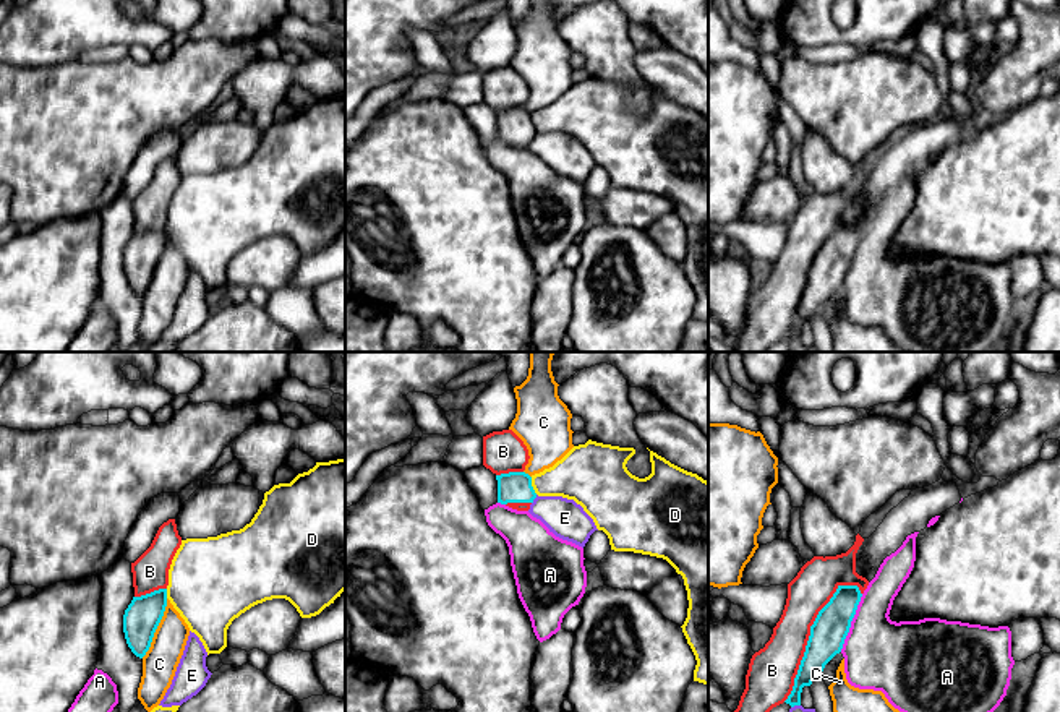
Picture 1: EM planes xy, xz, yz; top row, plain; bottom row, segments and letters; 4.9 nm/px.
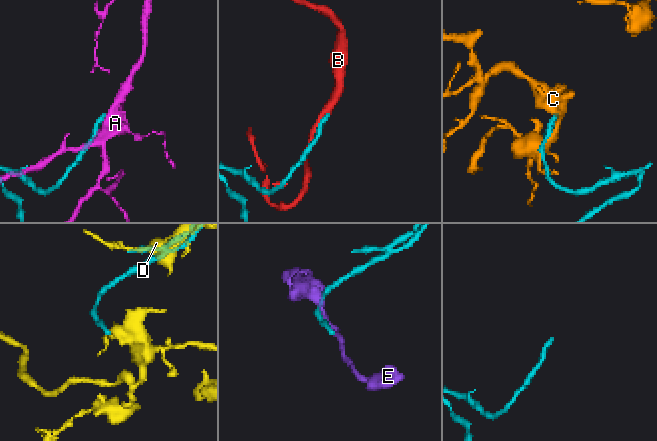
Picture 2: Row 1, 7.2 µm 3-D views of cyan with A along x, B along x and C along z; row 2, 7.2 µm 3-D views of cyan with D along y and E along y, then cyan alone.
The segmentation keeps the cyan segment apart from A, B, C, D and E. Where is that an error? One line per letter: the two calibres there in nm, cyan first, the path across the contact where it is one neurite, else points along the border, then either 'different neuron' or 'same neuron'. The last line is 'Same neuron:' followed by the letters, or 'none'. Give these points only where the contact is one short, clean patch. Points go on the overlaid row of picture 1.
A: calibres 180 and 360 nm; different neuron
B: calibres 180 and 240 nm; same neuron
C: calibres 180 and 170 nm; border xy (167, 599), (151, 646), (141, 657); different neuron
D: calibres 160 and 240 nm; border xz (530, 477), (530, 485), (537, 493); different neuron
E: calibres 160 and 190 nm; different neuron
Same neuron: B

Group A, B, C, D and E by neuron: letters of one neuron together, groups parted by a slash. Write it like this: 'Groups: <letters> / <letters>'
Groups: A / B / C / D / E

